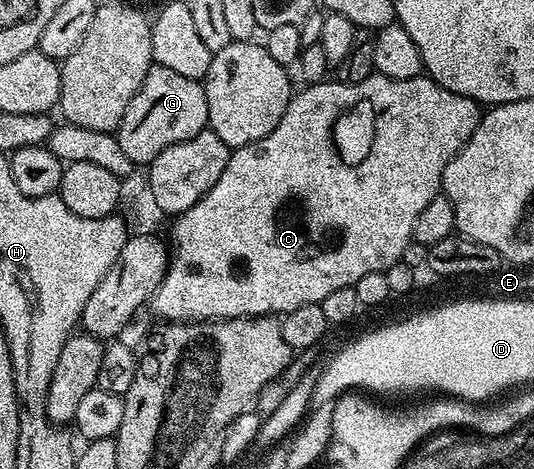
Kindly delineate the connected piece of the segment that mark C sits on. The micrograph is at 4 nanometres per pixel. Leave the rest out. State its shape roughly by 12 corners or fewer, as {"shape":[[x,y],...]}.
{"shape":[[431,76],[308,84],[171,221],[164,322],[401,263],[480,125]]}

